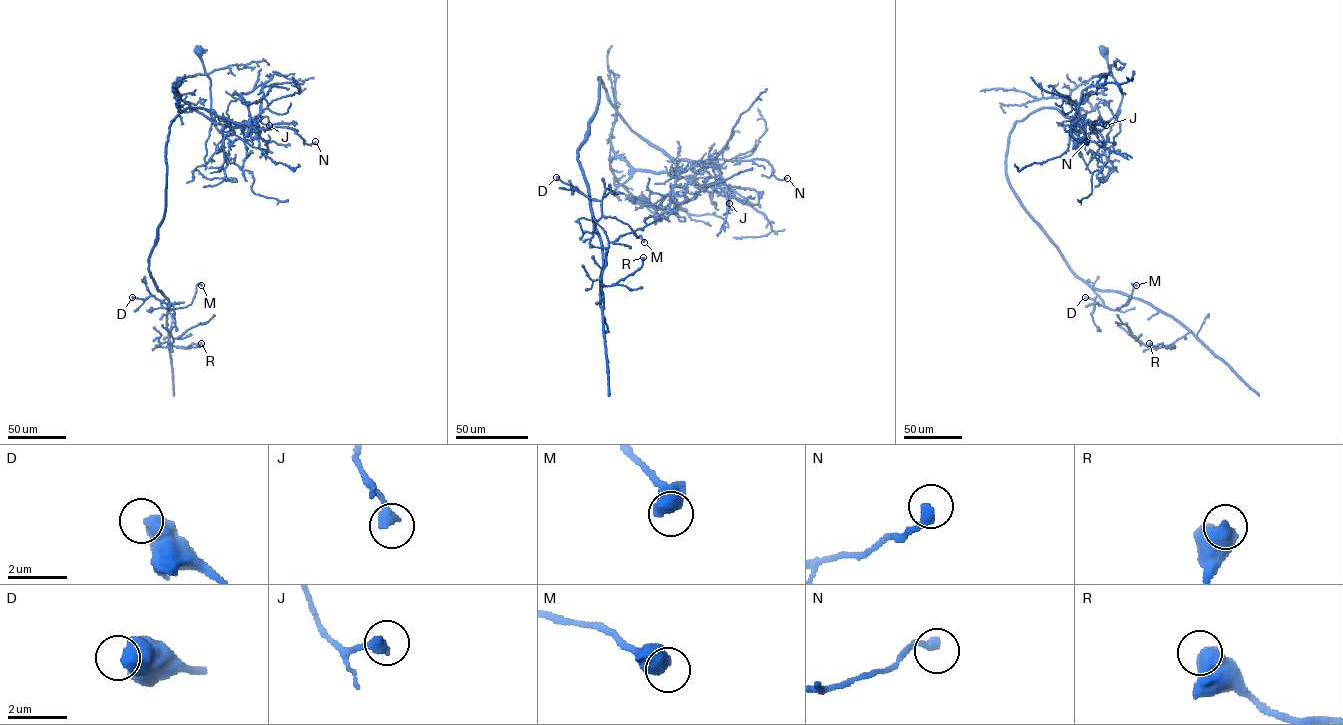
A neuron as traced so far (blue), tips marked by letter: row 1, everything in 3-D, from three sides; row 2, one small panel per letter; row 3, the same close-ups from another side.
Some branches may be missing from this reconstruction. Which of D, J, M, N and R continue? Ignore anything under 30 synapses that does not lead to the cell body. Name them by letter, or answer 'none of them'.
none of them

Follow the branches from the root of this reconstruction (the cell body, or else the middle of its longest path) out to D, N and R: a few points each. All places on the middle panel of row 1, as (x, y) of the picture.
D: (642, 199), (655, 224), (676, 163), (629, 128), (600, 78), (577, 158), (598, 234), (602, 201), (556, 177)
N: (642, 199), (655, 224), (682, 160), (764, 159), (776, 178), (787, 178)
R: (642, 199), (655, 224), (676, 163), (629, 128), (599, 78), (577, 161), (603, 309), (602, 287), (643, 257)

